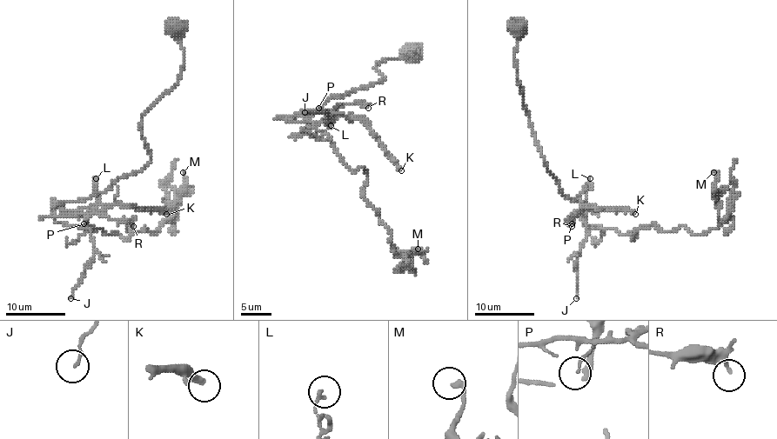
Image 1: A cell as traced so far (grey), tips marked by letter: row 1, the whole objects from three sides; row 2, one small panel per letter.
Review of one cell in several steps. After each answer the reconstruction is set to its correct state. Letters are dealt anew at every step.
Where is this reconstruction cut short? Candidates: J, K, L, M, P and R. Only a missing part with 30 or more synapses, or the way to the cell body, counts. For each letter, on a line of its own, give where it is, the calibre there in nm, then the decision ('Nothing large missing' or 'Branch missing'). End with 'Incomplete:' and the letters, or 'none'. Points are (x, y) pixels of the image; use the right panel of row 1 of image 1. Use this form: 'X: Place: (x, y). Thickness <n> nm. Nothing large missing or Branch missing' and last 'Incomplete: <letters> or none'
J: Place: (576, 298). Thickness 110 nm. Nothing large missing
K: Place: (635, 214). Thickness 320 nm. Branch missing
L: Place: (590, 178). Thickness 150 nm. Nothing large missing
M: Place: (713, 172). Thickness 240 nm. Nothing large missing
P: Place: (572, 223). Thickness 110 nm. Nothing large missing
R: Place: (572, 226). Thickness 170 nm. Nothing large missing
Incomplete: K

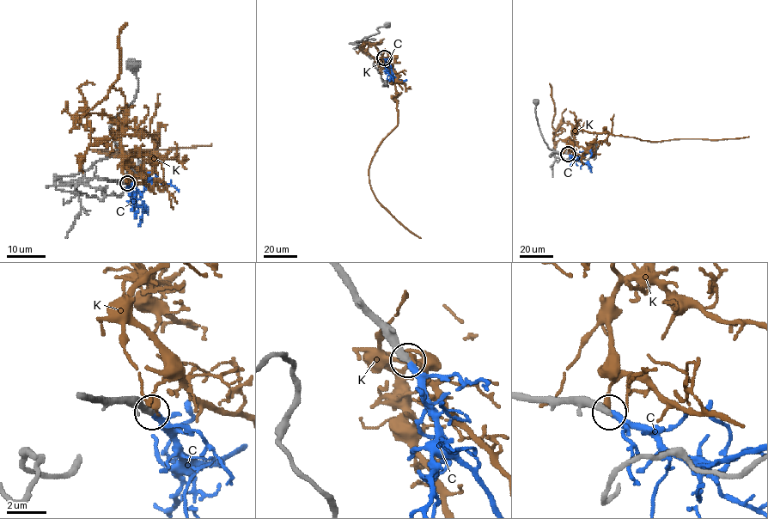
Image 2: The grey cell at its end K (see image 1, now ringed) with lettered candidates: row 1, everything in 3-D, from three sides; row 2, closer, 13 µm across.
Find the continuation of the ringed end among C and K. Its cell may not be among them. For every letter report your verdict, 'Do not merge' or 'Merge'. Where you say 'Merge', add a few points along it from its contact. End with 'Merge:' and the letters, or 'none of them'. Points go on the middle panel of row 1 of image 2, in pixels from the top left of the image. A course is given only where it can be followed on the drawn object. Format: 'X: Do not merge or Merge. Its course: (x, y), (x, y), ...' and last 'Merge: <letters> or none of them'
C: Merge. Its course: (384, 58), (392, 74), (400, 81), (406, 79)
K: Do not merge
Merge: C

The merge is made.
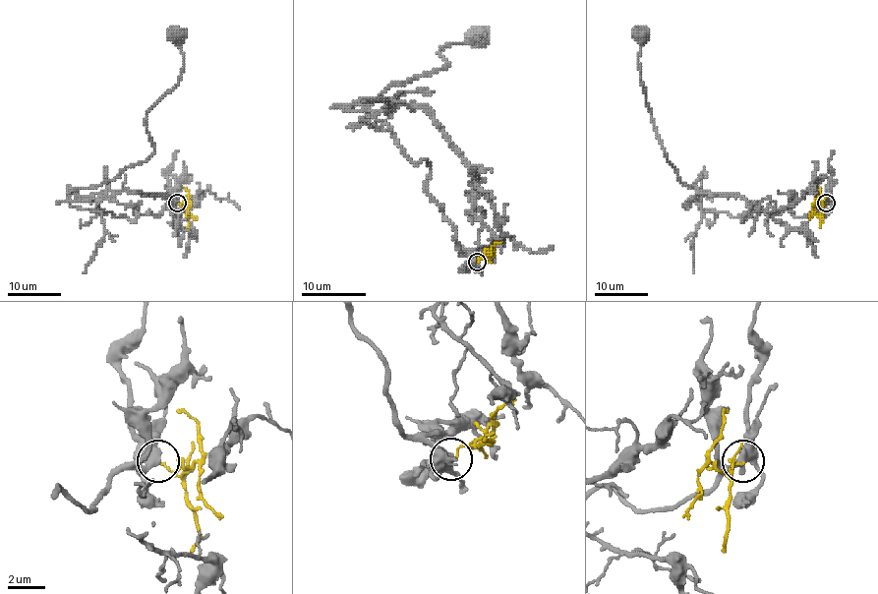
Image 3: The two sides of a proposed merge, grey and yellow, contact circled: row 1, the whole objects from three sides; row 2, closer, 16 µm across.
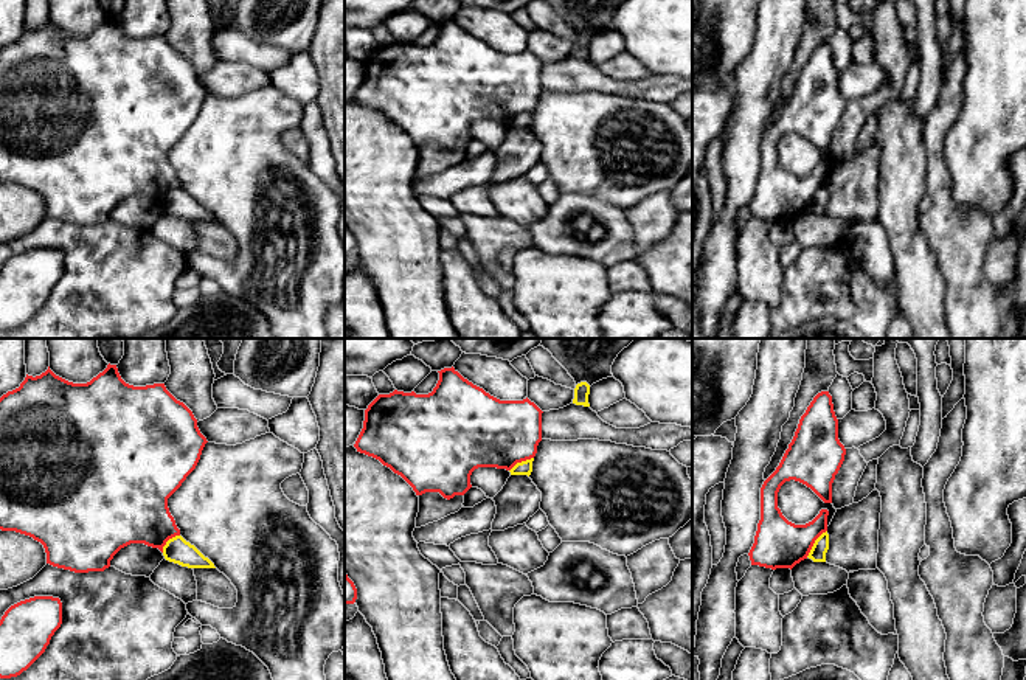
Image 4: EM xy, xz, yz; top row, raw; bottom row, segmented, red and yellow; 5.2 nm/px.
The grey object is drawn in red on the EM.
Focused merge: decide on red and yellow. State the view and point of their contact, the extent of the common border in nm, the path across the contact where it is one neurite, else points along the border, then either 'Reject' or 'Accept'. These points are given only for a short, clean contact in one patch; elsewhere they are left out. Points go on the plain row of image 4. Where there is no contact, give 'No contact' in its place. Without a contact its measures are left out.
Touches red at yz (814, 194). Shared border 180 nm. Boundary: yz (826, 182), (806, 208). Reject

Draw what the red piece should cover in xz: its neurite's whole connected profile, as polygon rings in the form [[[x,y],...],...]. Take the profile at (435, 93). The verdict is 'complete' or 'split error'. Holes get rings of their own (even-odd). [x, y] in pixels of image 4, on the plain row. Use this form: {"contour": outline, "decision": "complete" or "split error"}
{"contour": [[[453,19],[444,20],[432,45],[416,47],[394,42],[379,47],[365,62],[363,81],[354,96],[357,104],[379,112],[400,127],[416,144],[439,144],[450,152],[464,147],[470,140],[470,127],[478,120],[511,123],[517,115],[531,112],[542,93],[542,62],[528,50],[523,53],[500,53],[483,40],[464,31]]], "decision": "complete"}

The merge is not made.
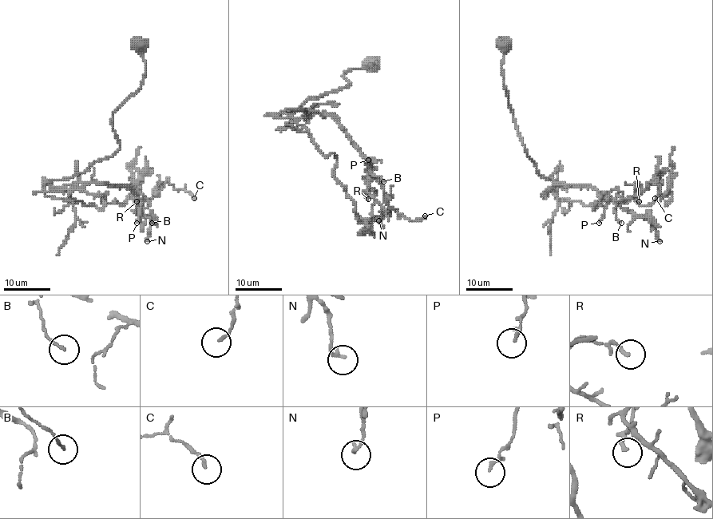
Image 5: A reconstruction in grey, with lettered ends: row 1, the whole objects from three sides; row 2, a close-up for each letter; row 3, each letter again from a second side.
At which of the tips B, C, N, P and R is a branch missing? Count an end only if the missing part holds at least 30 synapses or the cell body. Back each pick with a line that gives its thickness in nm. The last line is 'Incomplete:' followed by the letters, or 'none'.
Incomplete: none

